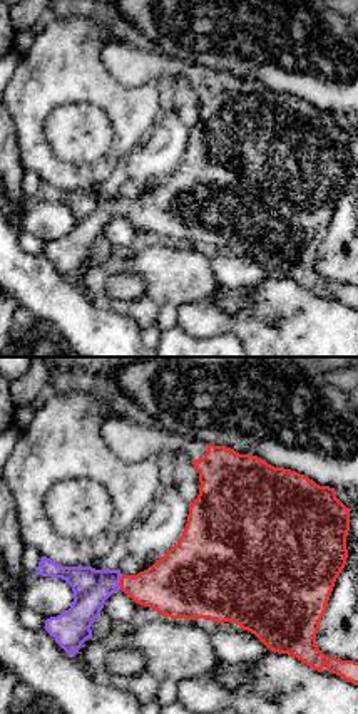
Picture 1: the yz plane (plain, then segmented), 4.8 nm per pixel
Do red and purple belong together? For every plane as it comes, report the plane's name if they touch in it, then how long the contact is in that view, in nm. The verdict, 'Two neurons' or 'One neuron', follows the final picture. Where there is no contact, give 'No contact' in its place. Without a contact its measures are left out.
Touches red in yz. Shared border 70 nm

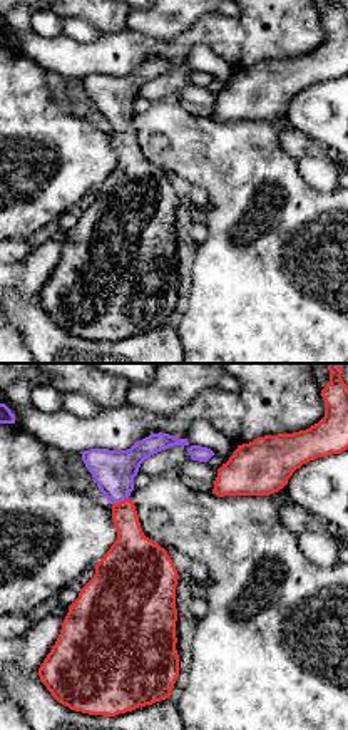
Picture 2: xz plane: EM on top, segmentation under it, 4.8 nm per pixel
Touches red in xz. Shared border 90 nm

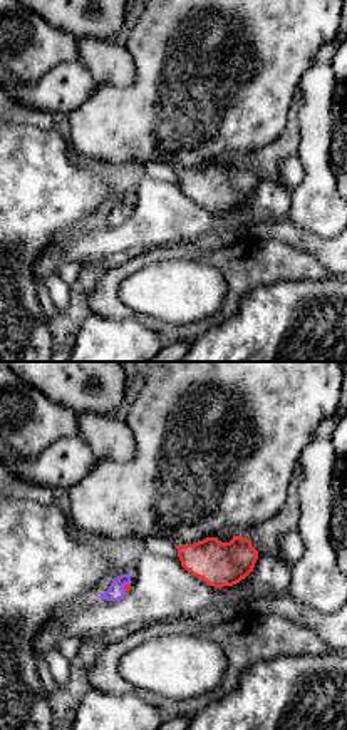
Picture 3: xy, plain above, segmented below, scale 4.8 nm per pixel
Touches red in xy. Shared border 50 nm

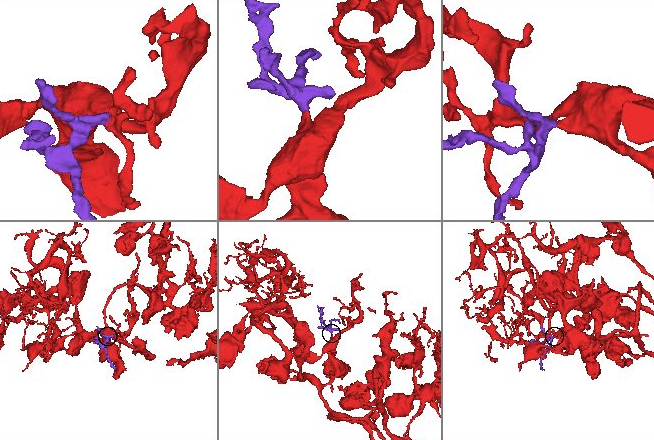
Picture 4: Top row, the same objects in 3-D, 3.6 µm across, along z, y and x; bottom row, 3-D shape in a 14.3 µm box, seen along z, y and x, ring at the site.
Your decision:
One neuron

